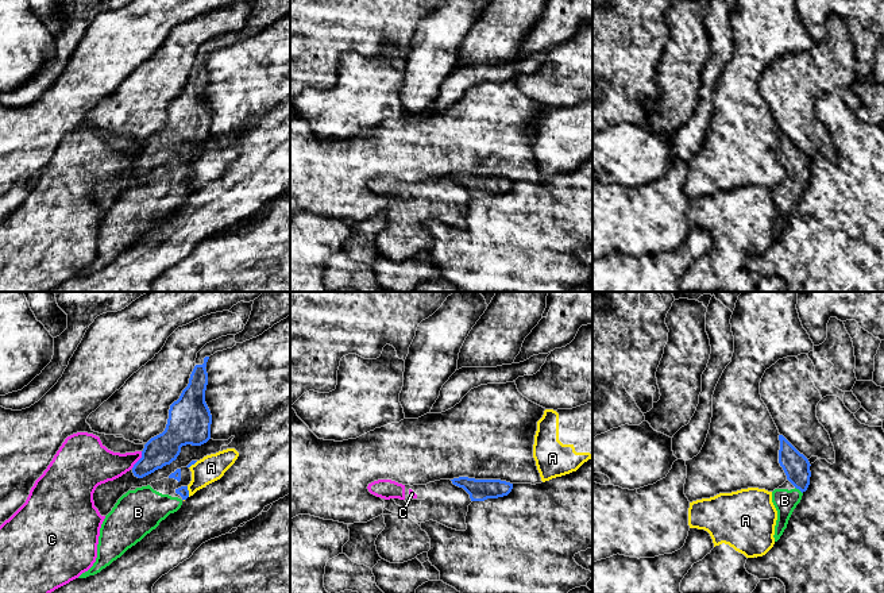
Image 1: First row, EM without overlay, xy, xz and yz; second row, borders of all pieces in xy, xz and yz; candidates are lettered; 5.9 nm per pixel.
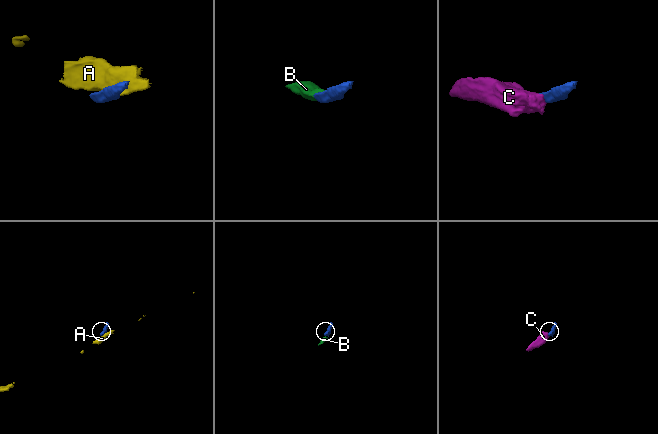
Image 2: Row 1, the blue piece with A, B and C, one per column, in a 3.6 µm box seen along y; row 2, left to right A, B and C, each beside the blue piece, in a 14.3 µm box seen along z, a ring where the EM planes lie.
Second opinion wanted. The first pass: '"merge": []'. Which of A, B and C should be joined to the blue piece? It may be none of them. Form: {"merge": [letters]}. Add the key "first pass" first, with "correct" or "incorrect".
{"first pass": "incorrect", "merge": ["B"]}

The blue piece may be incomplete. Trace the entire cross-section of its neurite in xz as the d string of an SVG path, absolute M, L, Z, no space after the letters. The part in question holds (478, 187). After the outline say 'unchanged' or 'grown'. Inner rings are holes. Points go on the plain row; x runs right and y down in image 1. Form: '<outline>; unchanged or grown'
M459 174L451 178L453 182L463 185L470 192L471 199L485 199L487 196L503 195L513 186L513 181L501 177Z; unchanged

